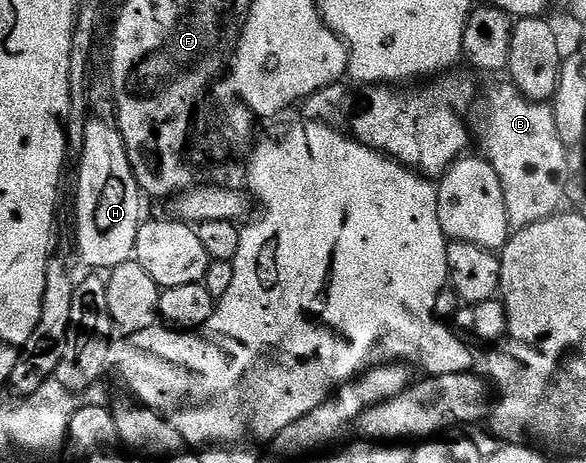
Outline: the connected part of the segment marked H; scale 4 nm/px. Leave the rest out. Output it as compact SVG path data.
M107 87L91 89L90 112L85 122L85 145L78 155L80 177L76 180L76 252L88 267L85 269L111 270L133 259L142 223L142 193L120 128L116 125L116 104Z

